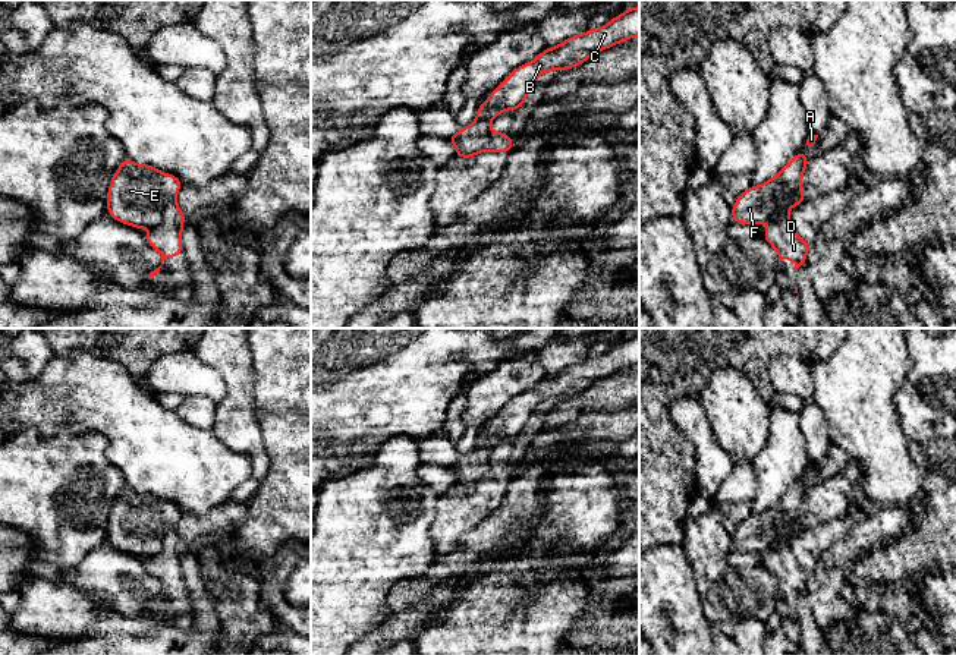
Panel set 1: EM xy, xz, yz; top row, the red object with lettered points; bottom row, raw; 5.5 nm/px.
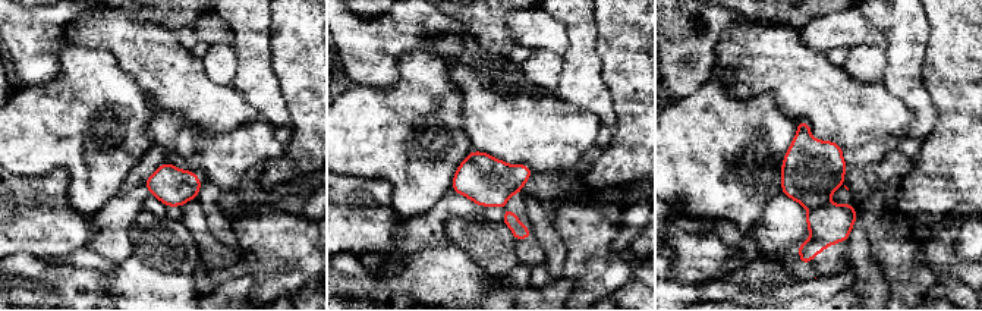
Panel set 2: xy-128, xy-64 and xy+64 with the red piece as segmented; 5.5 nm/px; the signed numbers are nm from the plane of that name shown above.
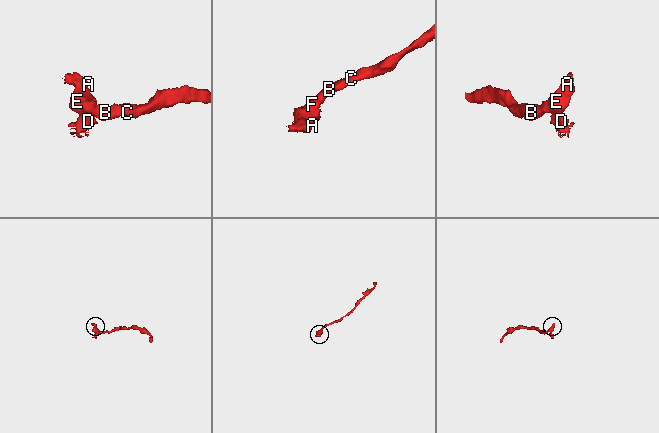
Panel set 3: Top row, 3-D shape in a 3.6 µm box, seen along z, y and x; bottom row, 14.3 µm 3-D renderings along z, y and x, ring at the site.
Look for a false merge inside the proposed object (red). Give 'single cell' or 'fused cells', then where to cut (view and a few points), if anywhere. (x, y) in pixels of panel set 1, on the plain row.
fused cells; cut xy (175, 528), (164, 535), (163, 545), (151, 556)

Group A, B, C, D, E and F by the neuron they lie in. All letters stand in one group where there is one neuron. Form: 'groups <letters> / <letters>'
groups A B C E F / D

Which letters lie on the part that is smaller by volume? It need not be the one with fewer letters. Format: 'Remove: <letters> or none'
Remove: D

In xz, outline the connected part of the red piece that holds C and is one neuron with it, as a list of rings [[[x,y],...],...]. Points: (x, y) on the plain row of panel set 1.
[[[639,334],[629,336],[598,358],[588,358],[543,378],[535,388],[516,396],[490,426],[479,432],[472,453],[447,466],[457,476],[455,485],[471,486],[484,481],[493,447],[503,440],[522,437],[531,413],[540,403],[576,396],[598,380],[635,365],[639,365]]]

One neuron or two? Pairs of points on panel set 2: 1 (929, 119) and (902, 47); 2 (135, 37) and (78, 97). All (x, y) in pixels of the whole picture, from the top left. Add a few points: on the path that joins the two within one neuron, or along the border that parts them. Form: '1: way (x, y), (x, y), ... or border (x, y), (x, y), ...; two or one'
1: way (919, 101), (905, 81), (905, 65); one
2: border (82, 46), (107, 50), (138, 84); two

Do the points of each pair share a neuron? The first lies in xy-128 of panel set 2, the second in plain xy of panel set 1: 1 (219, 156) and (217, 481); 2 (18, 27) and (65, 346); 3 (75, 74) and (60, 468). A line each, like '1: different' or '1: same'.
1: same
2: different
3: same

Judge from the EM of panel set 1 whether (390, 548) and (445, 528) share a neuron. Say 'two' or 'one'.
two

